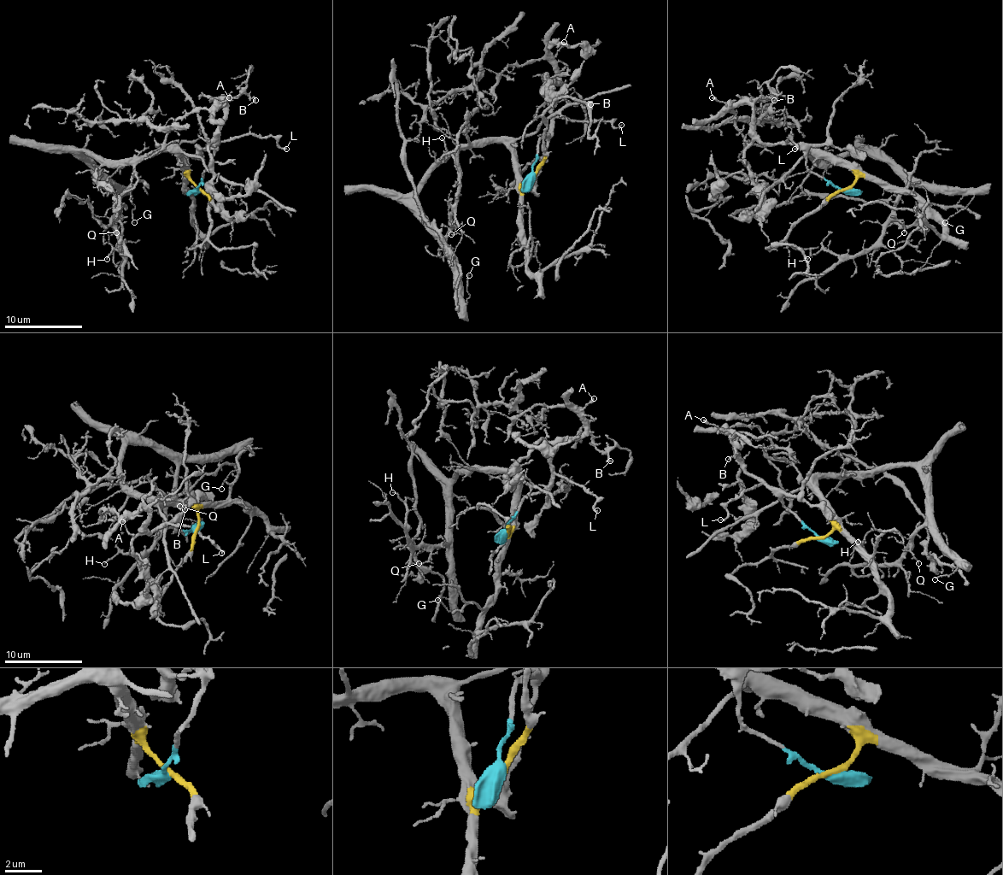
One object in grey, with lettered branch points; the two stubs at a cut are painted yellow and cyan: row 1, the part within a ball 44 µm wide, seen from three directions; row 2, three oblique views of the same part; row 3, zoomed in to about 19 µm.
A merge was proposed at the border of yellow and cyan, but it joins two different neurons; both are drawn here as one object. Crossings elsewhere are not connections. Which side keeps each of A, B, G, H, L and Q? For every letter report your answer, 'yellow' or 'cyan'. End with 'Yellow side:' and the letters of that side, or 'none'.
A: cyan
B: cyan
G: yellow
H: yellow
L: cyan
Q: yellow
Yellow side: G, H, Q

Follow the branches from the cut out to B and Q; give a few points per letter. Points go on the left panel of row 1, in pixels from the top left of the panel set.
B: (197, 190), (202, 184), (202, 174), (211, 165), (211, 155), (226, 98), (242, 93), (255, 101)
Q: (197, 190), (180, 159), (167, 151), (118, 161), (83, 153), (118, 209), (116, 232)

